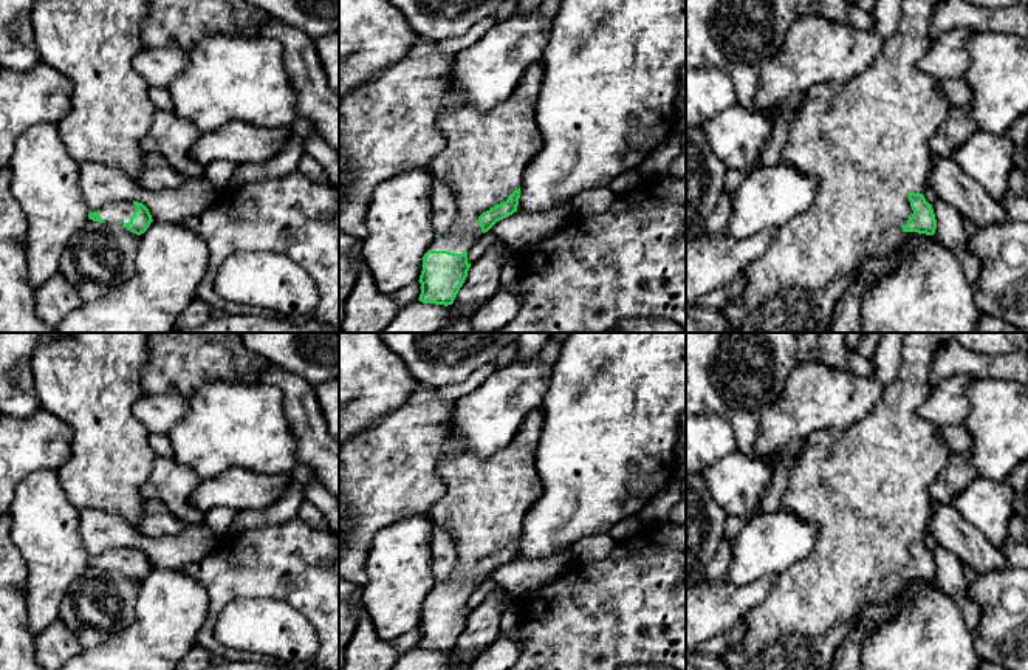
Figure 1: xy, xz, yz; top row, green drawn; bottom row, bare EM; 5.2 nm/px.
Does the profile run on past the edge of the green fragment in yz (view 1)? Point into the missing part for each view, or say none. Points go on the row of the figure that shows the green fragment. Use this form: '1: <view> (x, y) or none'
1: yz (866, 141)

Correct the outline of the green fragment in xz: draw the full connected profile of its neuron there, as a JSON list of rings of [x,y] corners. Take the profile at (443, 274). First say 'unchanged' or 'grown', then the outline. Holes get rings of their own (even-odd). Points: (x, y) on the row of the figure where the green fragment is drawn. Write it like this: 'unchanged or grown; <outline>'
grown; [[[534,62],[525,70],[512,94],[494,108],[478,113],[452,101],[440,115],[438,130],[446,145],[426,169],[449,186],[457,206],[457,221],[447,235],[435,235],[423,257],[420,302],[452,305],[471,268],[468,251],[497,221],[517,212],[525,170],[543,145],[536,119],[542,79],[543,63]]]

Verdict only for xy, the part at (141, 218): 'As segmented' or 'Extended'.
Extended

